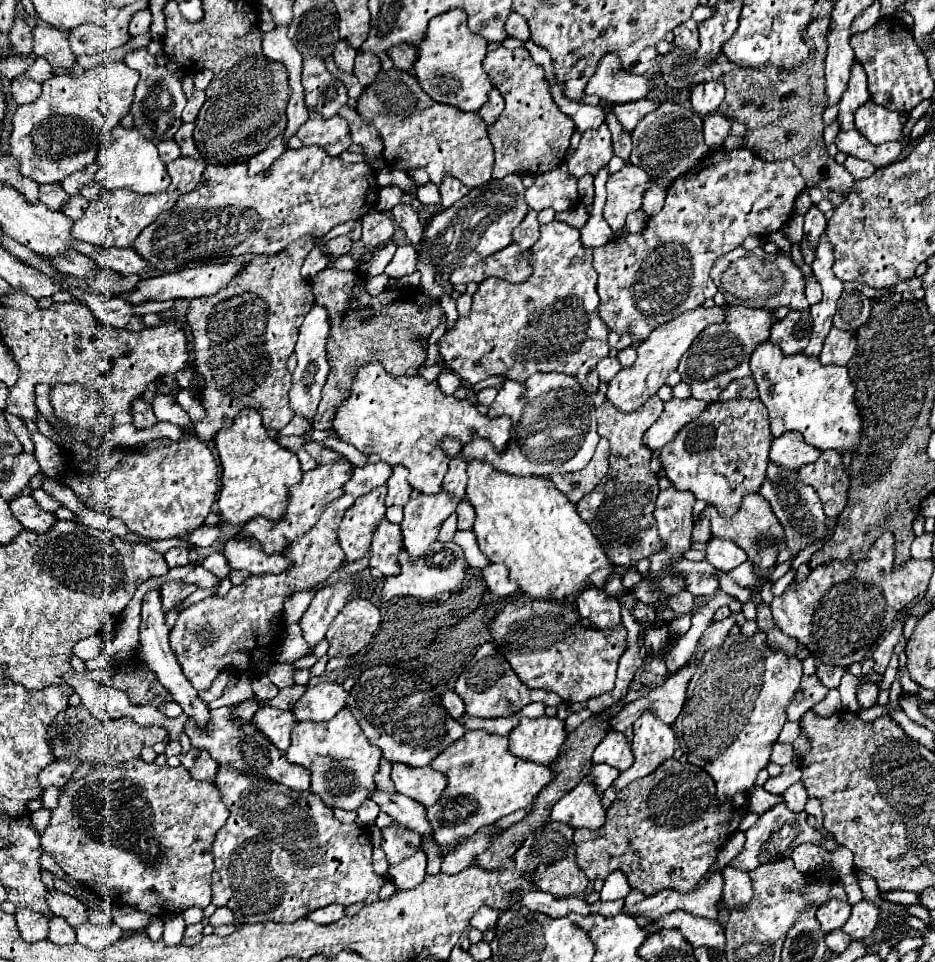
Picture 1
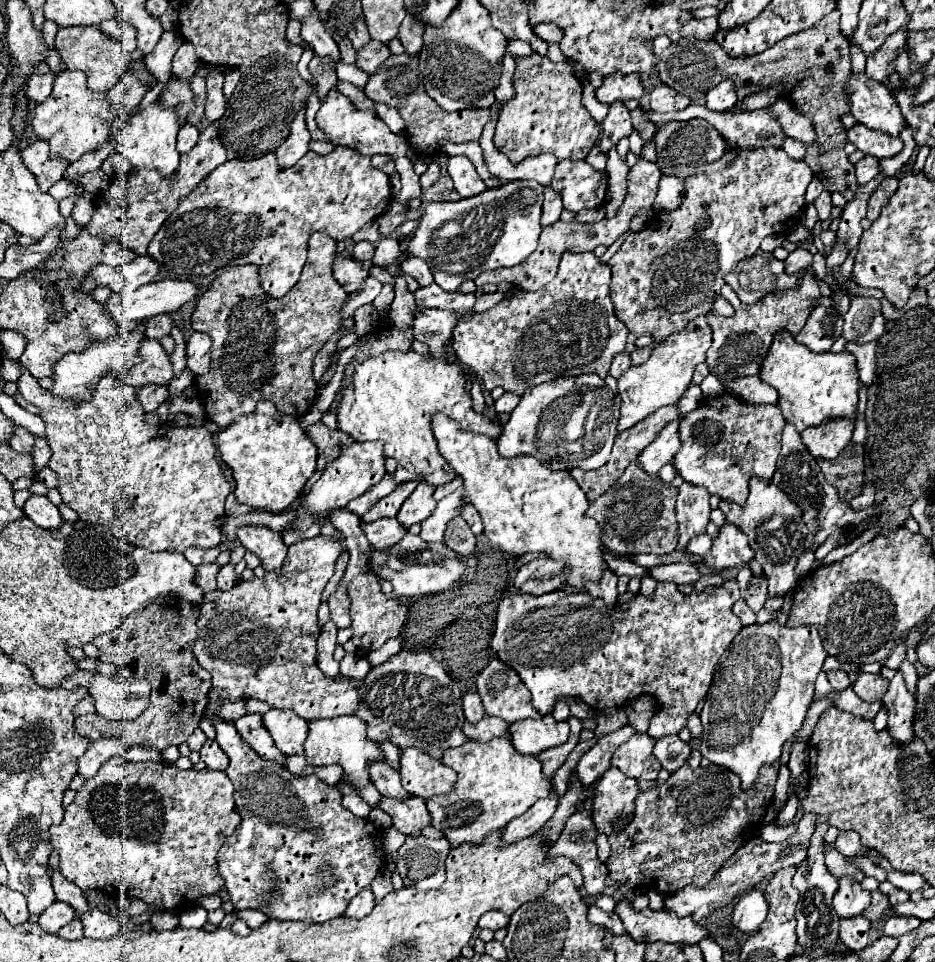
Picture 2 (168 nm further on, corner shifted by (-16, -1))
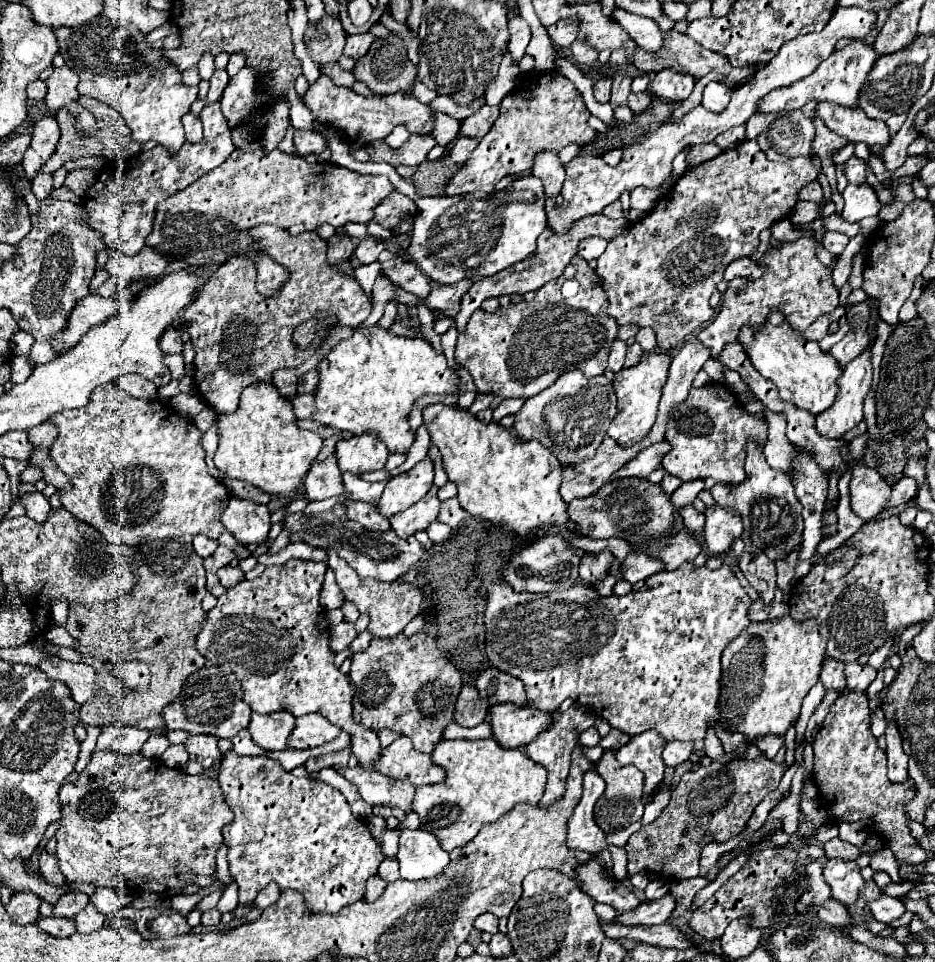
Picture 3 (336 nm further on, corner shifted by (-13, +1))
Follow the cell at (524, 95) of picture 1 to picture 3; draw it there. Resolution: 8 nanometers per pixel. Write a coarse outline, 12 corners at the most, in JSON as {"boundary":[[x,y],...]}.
{"boundary":[[559,72],[529,74],[533,98],[499,118],[443,190],[491,194],[533,156],[595,140],[591,114]]}

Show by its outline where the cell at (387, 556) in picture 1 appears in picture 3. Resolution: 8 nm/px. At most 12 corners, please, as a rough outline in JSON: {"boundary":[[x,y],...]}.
{"boundary":[[345,500],[345,514],[361,526],[385,532],[389,520],[375,504]]}

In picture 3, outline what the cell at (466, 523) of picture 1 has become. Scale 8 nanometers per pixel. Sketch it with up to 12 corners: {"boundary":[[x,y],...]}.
{"boundary":[[457,498],[441,502],[439,522],[457,526],[467,518]]}

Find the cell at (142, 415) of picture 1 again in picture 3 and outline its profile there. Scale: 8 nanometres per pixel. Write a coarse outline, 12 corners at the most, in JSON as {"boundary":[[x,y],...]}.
{"boundary":[[141,374],[119,376],[115,384],[133,398],[157,400],[157,386]]}

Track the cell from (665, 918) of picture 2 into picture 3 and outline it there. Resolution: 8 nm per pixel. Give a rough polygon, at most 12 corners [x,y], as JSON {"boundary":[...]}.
{"boundary":[[595,858],[579,864],[577,882],[593,900],[617,914],[639,904]]}

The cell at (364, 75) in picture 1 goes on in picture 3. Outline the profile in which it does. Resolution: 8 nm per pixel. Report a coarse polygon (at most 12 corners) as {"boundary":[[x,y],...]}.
{"boundary":[[369,32],[347,36],[345,52],[353,60],[365,56],[375,36]]}

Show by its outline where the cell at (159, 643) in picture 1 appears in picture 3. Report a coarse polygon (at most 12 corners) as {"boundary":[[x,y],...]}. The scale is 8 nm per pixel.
{"boundary":[[223,758],[239,904],[269,882],[335,914],[385,854],[345,796]]}

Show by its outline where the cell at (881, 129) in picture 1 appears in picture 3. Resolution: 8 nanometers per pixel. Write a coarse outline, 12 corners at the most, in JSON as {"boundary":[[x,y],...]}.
{"boundary":[[855,40],[811,76],[765,96],[757,112],[803,108],[809,100],[857,106],[877,60]]}

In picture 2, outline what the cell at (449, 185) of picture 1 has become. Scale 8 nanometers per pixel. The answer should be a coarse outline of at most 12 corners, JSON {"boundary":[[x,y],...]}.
{"boundary":[[452,156],[448,174],[460,198],[486,190],[466,156]]}

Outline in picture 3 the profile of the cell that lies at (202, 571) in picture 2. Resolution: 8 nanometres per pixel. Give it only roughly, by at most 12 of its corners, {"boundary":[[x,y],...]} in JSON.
{"boundary":[[225,546],[203,560],[207,572],[217,572],[229,564],[233,556]]}

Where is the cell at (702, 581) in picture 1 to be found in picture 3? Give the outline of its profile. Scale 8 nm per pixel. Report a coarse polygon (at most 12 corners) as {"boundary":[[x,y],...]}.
{"boundary":[[629,552],[621,576],[629,584],[663,572],[663,564],[643,552]]}

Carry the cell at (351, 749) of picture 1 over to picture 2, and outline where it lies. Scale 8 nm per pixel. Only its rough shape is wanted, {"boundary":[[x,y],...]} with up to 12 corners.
{"boundary":[[358,716],[310,720],[304,756],[362,790],[384,760]]}

